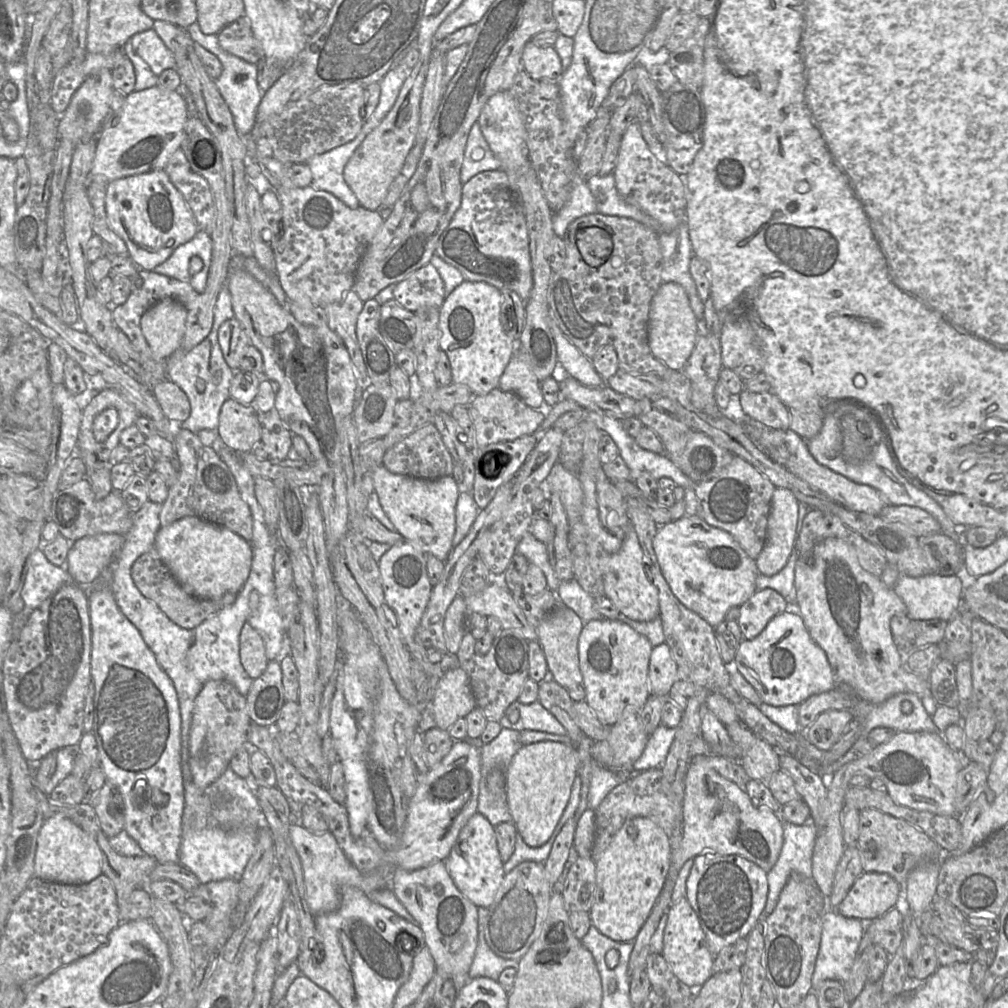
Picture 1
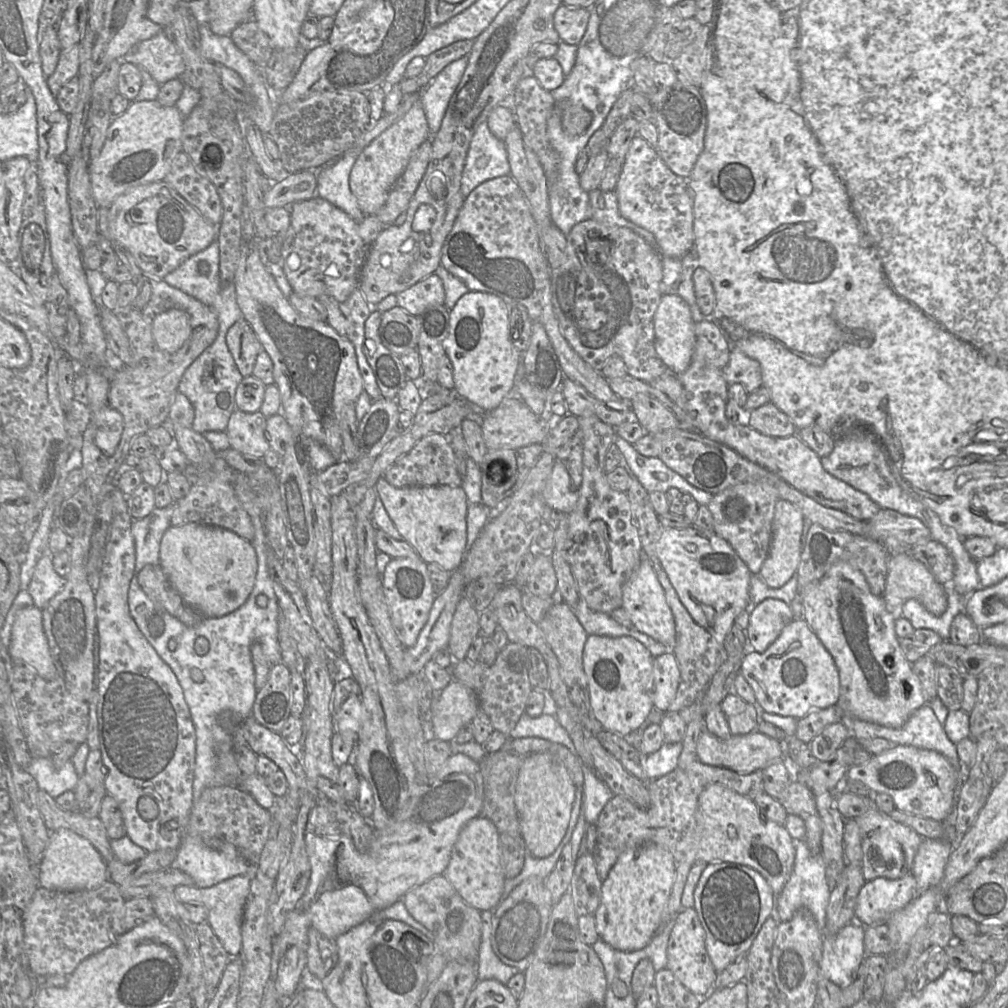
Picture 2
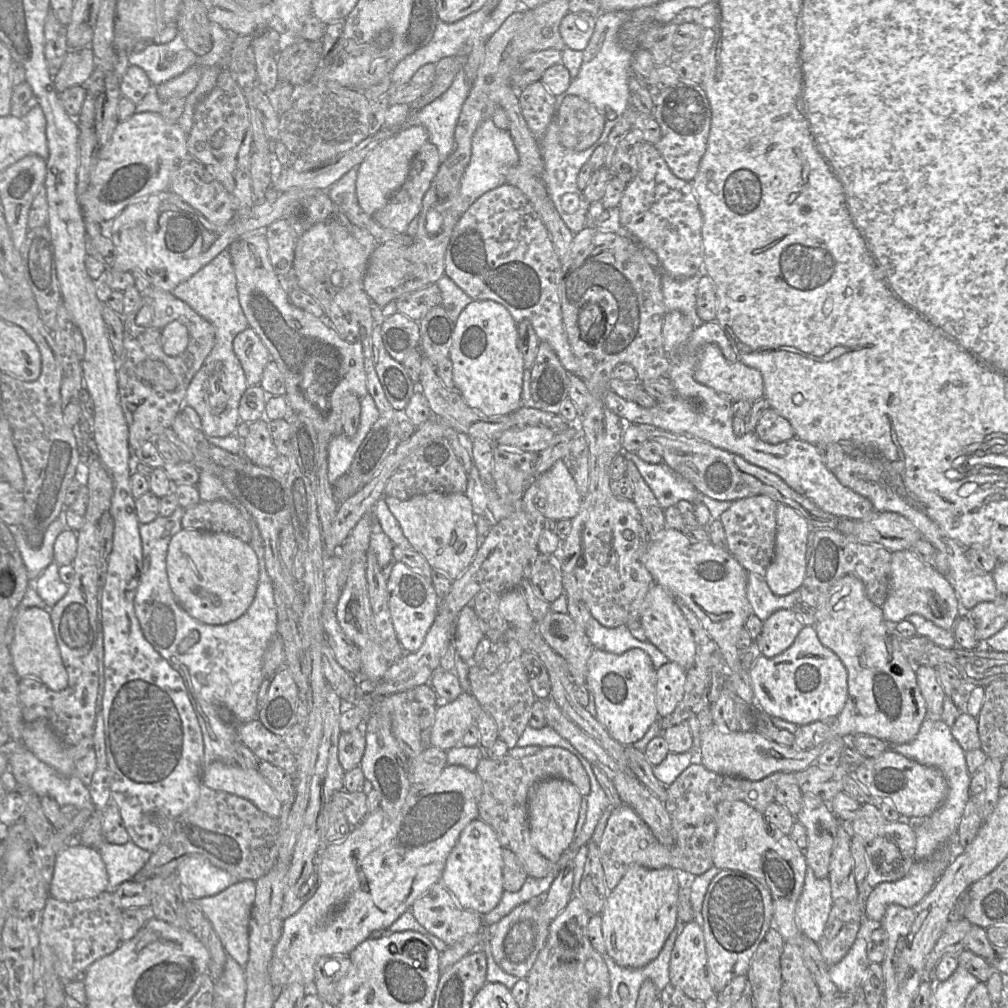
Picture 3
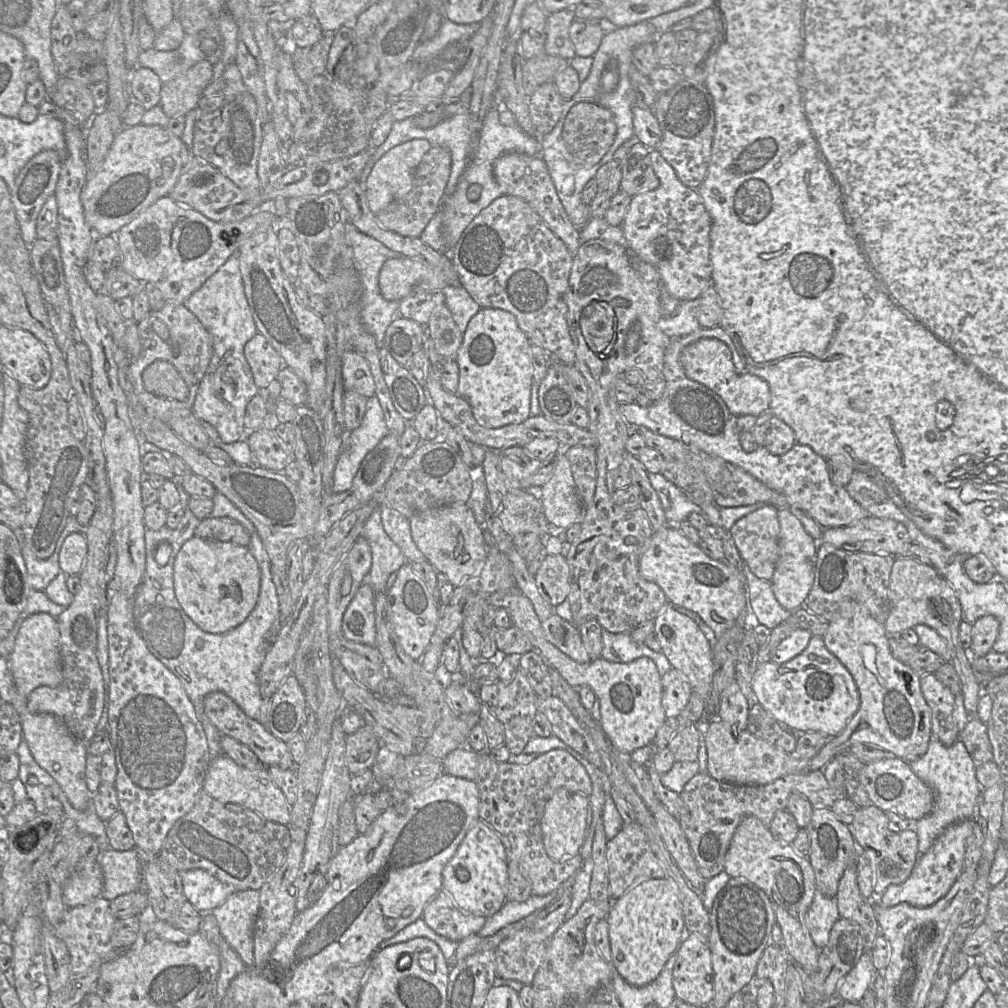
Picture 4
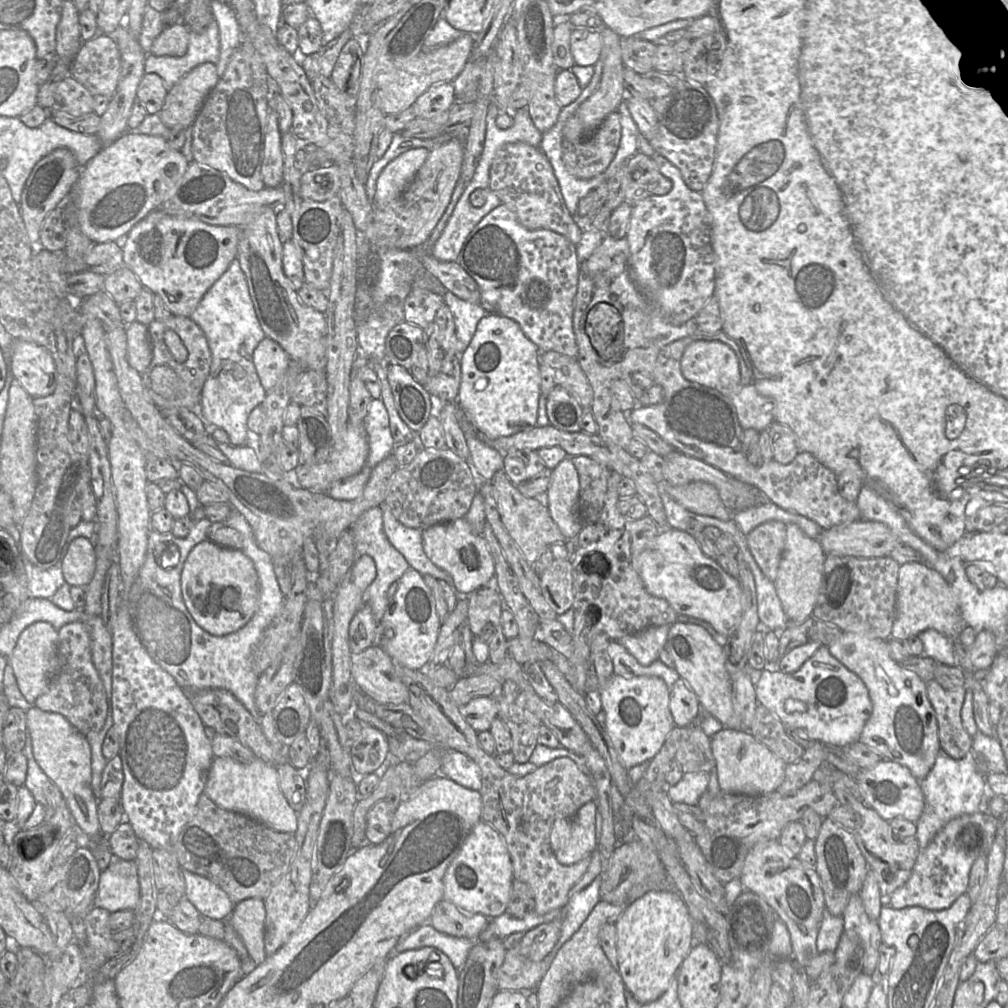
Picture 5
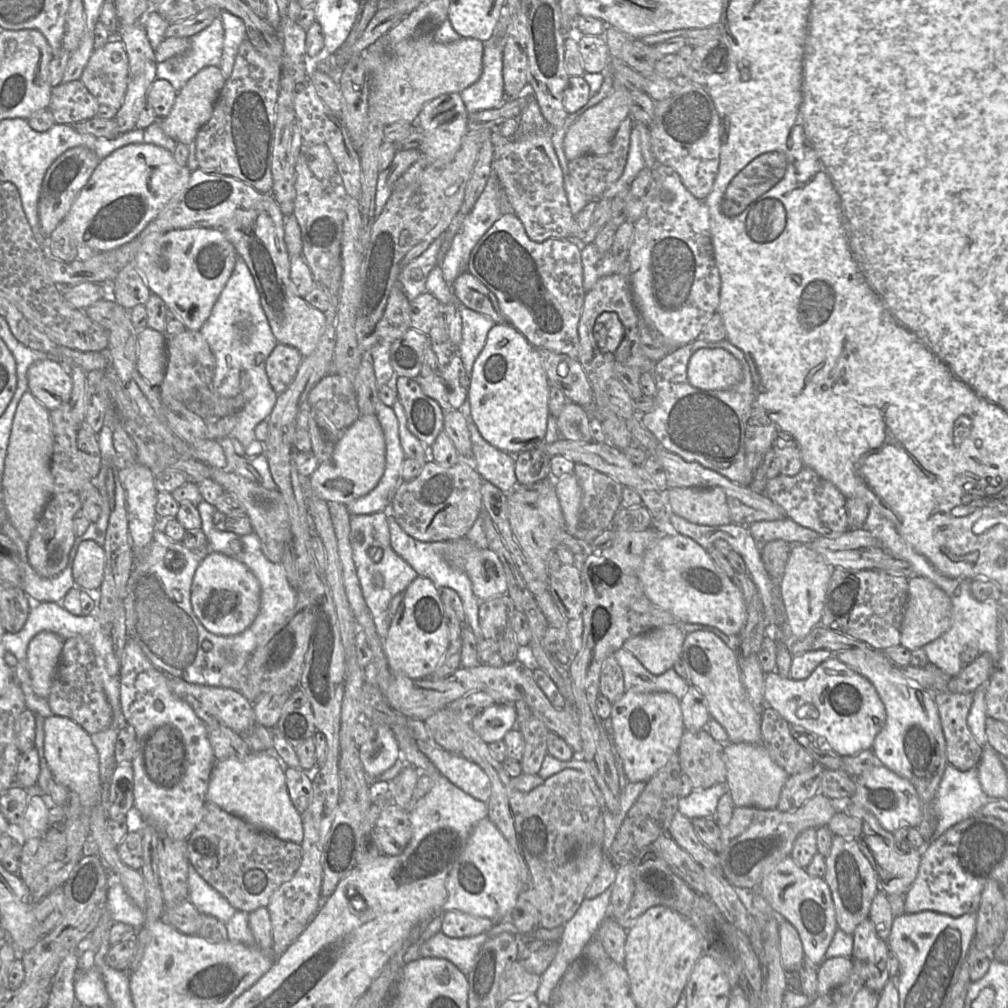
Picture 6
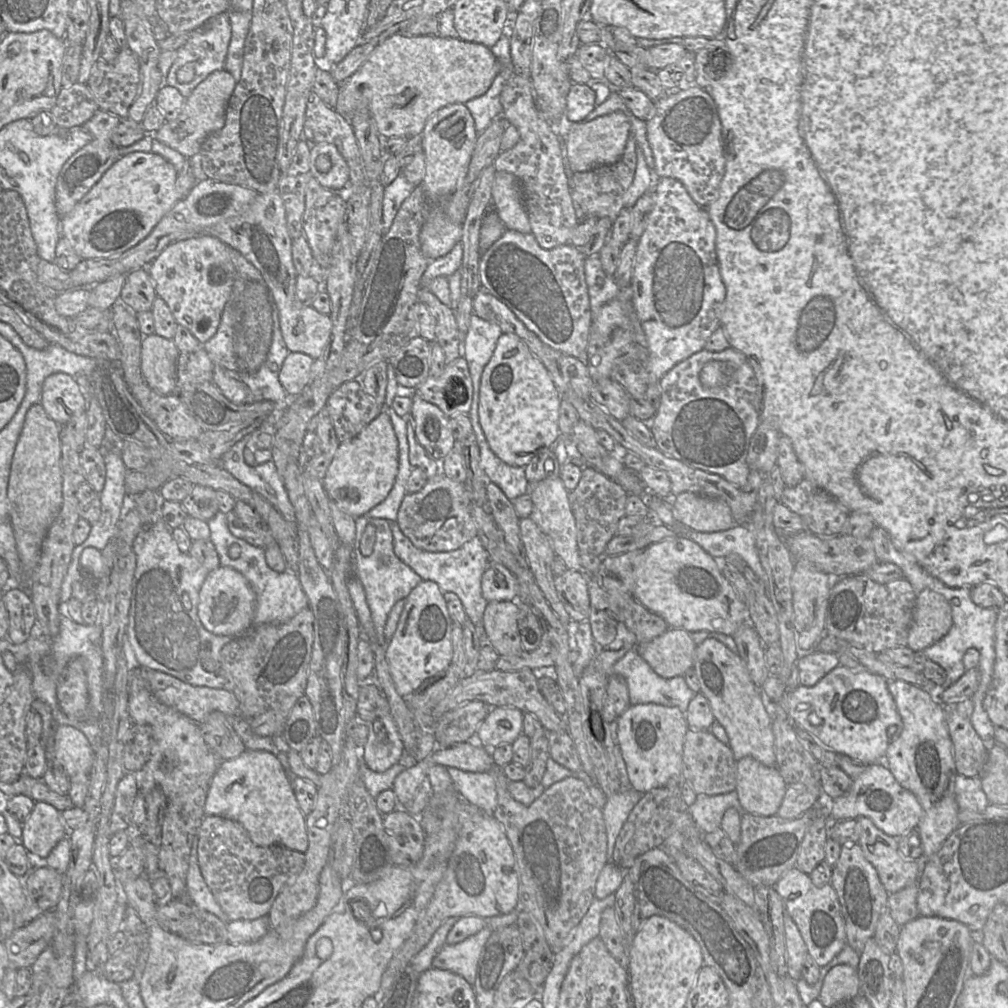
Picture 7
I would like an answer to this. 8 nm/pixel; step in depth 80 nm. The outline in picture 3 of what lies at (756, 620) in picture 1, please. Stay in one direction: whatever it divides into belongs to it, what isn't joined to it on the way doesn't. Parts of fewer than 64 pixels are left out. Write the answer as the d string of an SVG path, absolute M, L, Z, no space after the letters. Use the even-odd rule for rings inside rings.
M780 609L762 621L762 631L756 641L761 655L772 658L787 650L804 626L791 609Z

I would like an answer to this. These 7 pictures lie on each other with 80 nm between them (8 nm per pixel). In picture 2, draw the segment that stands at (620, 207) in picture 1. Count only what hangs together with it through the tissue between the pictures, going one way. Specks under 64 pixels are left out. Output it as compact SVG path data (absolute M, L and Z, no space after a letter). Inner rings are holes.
M600 188L592 190L589 194L591 205L591 218L612 225L627 227L635 232L635 225L621 216L615 191L602 192Z

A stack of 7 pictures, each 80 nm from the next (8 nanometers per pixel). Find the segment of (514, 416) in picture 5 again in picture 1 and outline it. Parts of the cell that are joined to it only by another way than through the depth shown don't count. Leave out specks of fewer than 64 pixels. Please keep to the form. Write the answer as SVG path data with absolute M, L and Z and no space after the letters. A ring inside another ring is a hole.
M464 280L446 295L439 308L439 344L450 361L452 380L468 386L474 396L483 396L499 388L500 378L514 356L514 343L501 324L501 304L501 293L494 286Z

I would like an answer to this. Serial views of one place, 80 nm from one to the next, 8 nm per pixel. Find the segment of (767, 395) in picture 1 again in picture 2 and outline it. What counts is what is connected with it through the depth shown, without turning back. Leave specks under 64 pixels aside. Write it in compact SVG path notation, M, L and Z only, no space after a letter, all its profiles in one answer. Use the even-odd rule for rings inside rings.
M771 401L750 411L749 425L766 436L783 438L797 435L791 419Z

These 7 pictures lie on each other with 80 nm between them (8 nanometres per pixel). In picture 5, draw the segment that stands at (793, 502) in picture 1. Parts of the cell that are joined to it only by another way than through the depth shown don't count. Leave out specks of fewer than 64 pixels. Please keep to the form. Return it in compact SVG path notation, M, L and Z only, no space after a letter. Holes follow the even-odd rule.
M796 524L786 525L786 541L774 585L789 621L802 622L813 615L824 569L825 553L818 541L808 537Z

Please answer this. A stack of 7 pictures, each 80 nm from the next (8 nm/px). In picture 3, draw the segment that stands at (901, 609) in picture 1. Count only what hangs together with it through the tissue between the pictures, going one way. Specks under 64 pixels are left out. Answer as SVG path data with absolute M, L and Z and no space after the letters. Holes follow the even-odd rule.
M853 576L842 577L826 603L814 612L813 628L819 641L839 658L847 671L847 701L836 718L823 720L833 723L833 736L850 739L868 735L888 744L912 741L927 717L915 668L902 655L893 625L884 619L882 609L867 598L862 582Z

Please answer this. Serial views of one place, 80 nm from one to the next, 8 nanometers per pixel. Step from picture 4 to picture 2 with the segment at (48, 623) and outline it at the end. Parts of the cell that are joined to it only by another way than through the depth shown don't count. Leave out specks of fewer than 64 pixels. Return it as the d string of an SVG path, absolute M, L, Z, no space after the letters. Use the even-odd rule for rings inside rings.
M31 606L17 615L8 652L13 663L30 667L44 679L55 677L56 669L43 630L42 609Z

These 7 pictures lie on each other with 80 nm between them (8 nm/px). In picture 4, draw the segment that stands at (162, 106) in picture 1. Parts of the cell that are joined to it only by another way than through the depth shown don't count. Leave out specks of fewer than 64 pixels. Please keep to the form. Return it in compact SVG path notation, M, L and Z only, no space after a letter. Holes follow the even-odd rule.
M161 126L123 127L115 136L97 171L82 188L81 202L87 225L95 236L115 235L175 186L191 151L182 139Z

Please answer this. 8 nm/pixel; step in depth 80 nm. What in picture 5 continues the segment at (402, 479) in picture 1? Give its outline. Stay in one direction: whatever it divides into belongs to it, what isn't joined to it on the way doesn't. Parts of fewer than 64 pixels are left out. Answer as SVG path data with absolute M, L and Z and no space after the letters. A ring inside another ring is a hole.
M465 517L422 530L422 545L427 557L437 567L450 574L453 586L459 594L470 594L493 584L495 565L488 545L483 536L471 530Z

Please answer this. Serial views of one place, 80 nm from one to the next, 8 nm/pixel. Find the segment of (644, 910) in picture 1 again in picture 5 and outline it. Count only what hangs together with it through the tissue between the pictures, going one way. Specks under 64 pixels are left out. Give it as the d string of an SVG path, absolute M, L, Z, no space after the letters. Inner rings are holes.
M650 891L627 906L615 922L617 971L638 1002L657 1000L667 989L695 944L693 921L681 897L672 891Z

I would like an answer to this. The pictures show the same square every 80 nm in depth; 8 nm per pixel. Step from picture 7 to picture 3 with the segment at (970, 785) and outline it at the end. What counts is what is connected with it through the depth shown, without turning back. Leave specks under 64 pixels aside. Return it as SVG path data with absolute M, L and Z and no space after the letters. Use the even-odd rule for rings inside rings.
M926 717L915 738L905 744L889 744L889 749L914 760L917 763L934 767L944 775L948 791L944 802L930 816L914 820L912 824L916 834L915 861L927 859L939 851L956 834L969 799L971 775L967 769L965 751L961 748L948 727L942 720Z

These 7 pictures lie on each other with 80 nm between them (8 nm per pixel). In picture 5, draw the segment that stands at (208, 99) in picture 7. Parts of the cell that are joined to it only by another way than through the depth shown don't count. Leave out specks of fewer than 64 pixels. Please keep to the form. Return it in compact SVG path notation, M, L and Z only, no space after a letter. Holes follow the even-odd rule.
M203 63L183 76L167 93L159 112L168 129L191 128L219 76L213 63Z

